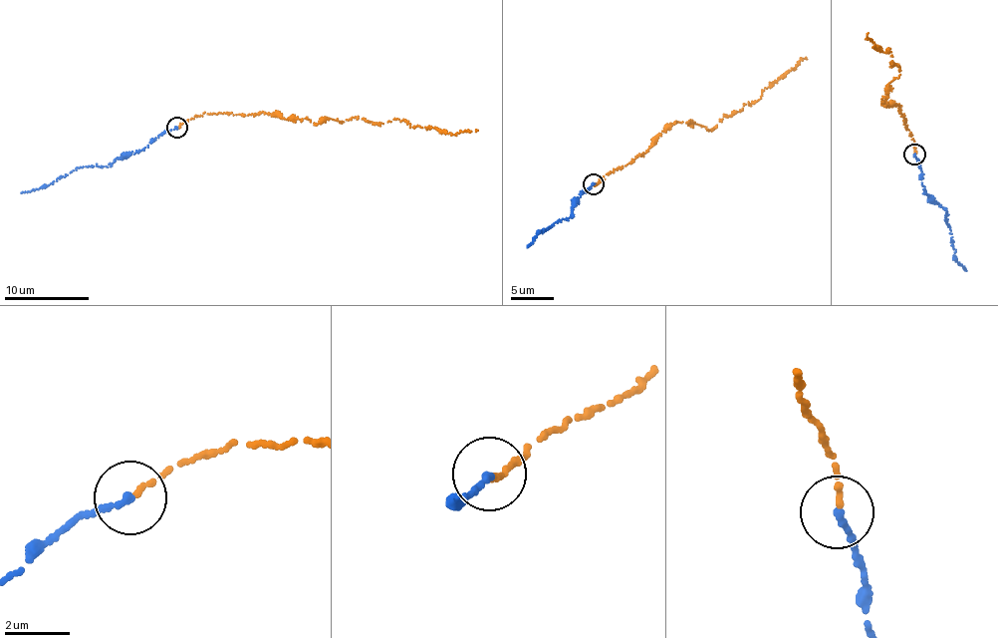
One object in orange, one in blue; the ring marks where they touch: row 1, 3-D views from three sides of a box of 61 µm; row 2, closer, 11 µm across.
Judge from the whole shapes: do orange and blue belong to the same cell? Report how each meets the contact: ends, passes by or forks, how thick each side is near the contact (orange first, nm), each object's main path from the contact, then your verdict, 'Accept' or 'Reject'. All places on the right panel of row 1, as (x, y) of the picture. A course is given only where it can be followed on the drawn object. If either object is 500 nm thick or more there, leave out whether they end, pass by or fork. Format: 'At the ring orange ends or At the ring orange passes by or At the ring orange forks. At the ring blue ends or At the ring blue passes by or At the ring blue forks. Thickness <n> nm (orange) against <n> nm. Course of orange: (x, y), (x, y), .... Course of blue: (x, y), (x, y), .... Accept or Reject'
At the ring orange ends. At the ring blue ends. Thickness 190 nm (orange) against 240 nm. Course of orange: (915, 154), (897, 105), (887, 106), (881, 99), (900, 75), (897, 65), (888, 49), (873, 46), (868, 33). Course of blue: (915, 154), (926, 194), (944, 208), (955, 256), (966, 270). Accept

